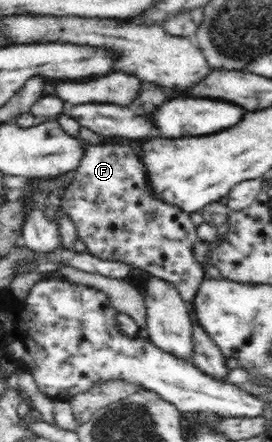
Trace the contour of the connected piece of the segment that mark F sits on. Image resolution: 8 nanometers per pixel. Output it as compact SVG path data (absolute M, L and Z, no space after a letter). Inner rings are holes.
M88 142L85 146L83 157L80 164L74 171L74 176L70 183L64 188L62 192L60 205L61 210L65 212L72 220L78 231L79 240L87 247L88 253L92 256L103 260L114 260L115 262L124 262L130 264L134 269L142 269L142 271L148 271L151 276L166 280L179 291L181 298L191 306L194 302L194 296L200 288L200 283L204 280L204 266L200 265L196 259L194 259L194 244L198 242L197 227L193 224L193 220L188 212L184 212L181 208L166 204L163 200L158 200L152 193L151 188L147 185L147 176L145 166L142 164L141 158L138 155L137 145L134 143L128 143L126 145L121 144L99 144L91 145Z

